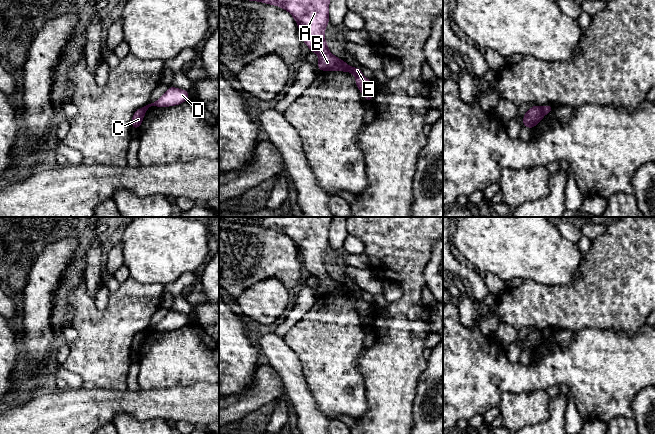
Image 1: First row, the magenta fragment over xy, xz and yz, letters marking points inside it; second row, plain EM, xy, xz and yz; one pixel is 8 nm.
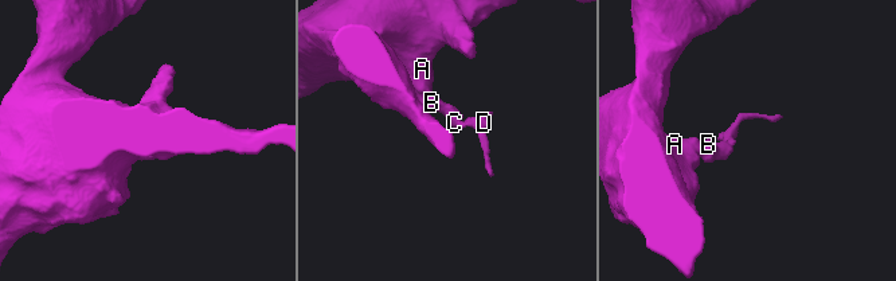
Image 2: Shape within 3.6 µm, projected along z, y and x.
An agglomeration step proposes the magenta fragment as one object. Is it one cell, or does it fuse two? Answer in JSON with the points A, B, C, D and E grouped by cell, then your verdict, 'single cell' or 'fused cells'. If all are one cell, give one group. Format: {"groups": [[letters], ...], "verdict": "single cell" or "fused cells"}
{"groups": [["A", "B", "C", "E"], ["D"]], "verdict": "fused cells"}

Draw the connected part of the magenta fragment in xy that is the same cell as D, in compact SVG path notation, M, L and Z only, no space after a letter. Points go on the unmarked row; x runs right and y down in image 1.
M170 310L167 315L155 326L148 326L142 331L143 334L147 335L150 331L156 330L159 332L165 332L168 330L177 330L188 325L190 320L188 314L178 313L176 311Z

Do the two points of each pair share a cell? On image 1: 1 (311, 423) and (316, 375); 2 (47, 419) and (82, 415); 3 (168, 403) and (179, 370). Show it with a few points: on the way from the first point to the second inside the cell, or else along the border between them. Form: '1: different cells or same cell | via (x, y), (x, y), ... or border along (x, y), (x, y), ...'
1: different cells | border along (304, 377), (316, 406), (328, 417)
2: same cell | via (56, 419), (67, 419), (73, 415)
3: different cells | border along (196, 382), (190, 385), (177, 385), (150, 390)

